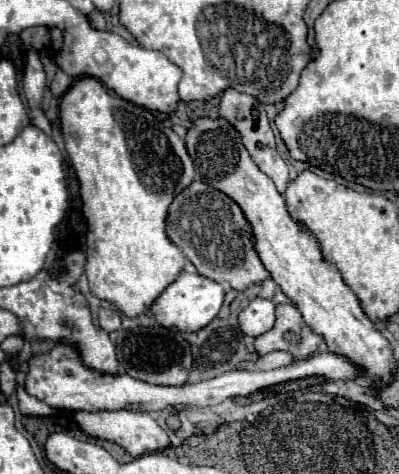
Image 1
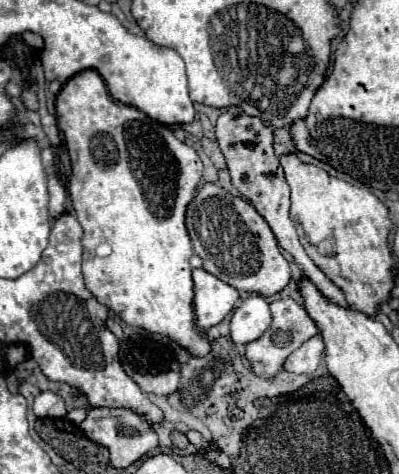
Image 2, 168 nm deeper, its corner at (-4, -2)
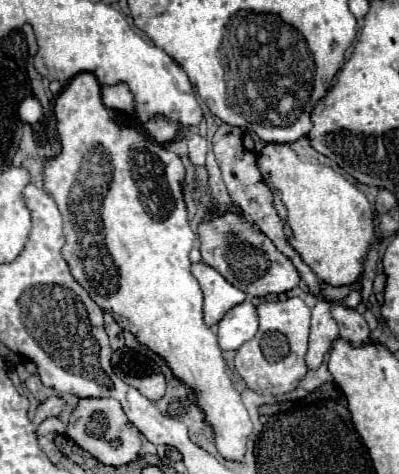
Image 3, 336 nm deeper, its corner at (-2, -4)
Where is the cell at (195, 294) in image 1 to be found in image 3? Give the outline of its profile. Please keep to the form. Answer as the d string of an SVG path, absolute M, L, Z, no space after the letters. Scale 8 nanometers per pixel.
M193 263L191 265L191 273L195 275L195 279L201 285L203 291L203 315L205 315L205 323L207 325L215 325L223 319L223 315L243 303L247 299L247 295L243 291L239 291L237 287L233 287L217 269L201 263Z

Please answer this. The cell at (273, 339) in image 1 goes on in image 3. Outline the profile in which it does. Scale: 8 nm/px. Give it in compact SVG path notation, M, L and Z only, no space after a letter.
M299 297L287 301L271 301L257 305L259 331L257 335L243 343L235 353L235 371L241 375L245 385L261 395L283 395L293 391L299 381L307 375L305 353L309 339L311 309Z

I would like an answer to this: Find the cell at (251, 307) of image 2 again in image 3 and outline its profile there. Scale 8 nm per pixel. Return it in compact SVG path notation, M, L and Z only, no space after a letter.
M243 301L235 305L227 315L219 321L219 347L223 351L235 351L245 341L249 341L257 333L257 311L251 301Z

